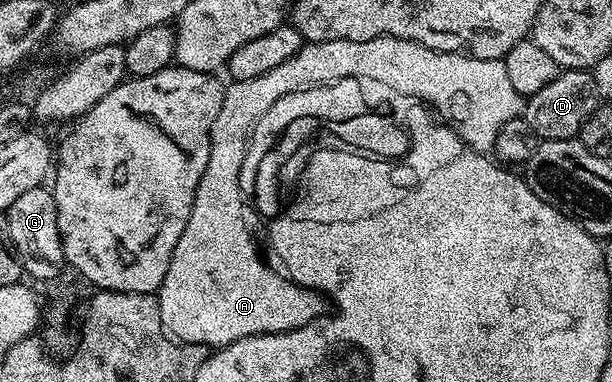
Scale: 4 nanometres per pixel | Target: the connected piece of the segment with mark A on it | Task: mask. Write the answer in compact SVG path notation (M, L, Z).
M374 38L360 42L353 40L307 42L293 56L289 56L285 64L277 64L277 68L265 72L265 76L256 76L254 80L231 82L223 91L221 112L217 112L217 120L213 120L209 140L209 164L205 164L205 172L201 172L193 208L189 212L189 224L185 224L185 232L181 232L181 240L177 240L177 248L173 248L173 256L169 260L169 272L165 272L165 280L157 291L163 328L172 338L181 342L192 342L194 346L218 348L254 334L280 334L286 330L305 328L305 324L325 313L324 299L318 293L306 290L304 286L298 286L290 277L283 275L282 278L277 271L270 270L259 259L250 232L243 230L247 224L247 218L243 215L245 199L243 194L233 194L231 178L241 176L241 168L245 164L245 152L249 148L255 121L265 112L269 112L269 108L273 108L277 100L290 99L298 95L300 90L323 86L332 82L339 74L352 74L352 72L381 76L383 81L397 84L400 89L422 92L426 98L432 98L427 106L440 114L438 117L454 130L455 135L470 150L494 151L497 132L501 132L501 124L509 124L509 120L520 117L524 113L525 99L517 92L517 88L513 88L502 60L477 58L466 52L434 50L425 48L413 40L400 38Z

